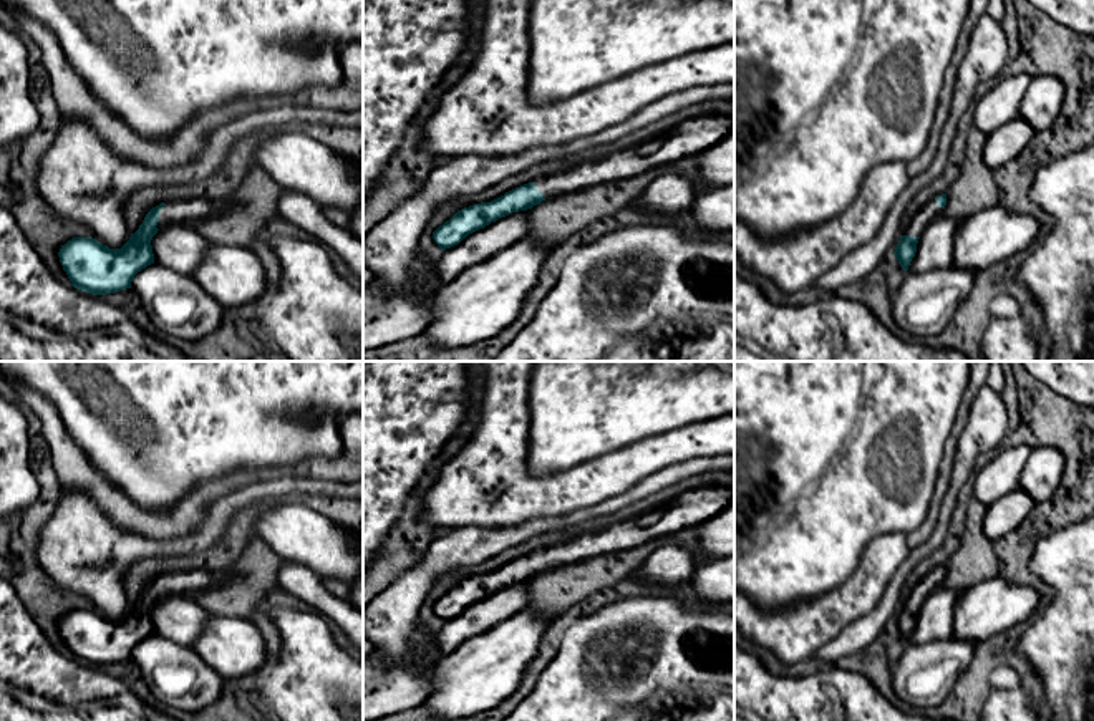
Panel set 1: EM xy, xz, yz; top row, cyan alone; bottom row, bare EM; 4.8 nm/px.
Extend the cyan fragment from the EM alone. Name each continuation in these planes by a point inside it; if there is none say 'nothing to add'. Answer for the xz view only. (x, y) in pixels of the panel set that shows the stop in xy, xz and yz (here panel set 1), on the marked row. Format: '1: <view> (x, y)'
1: xz (695, 135)

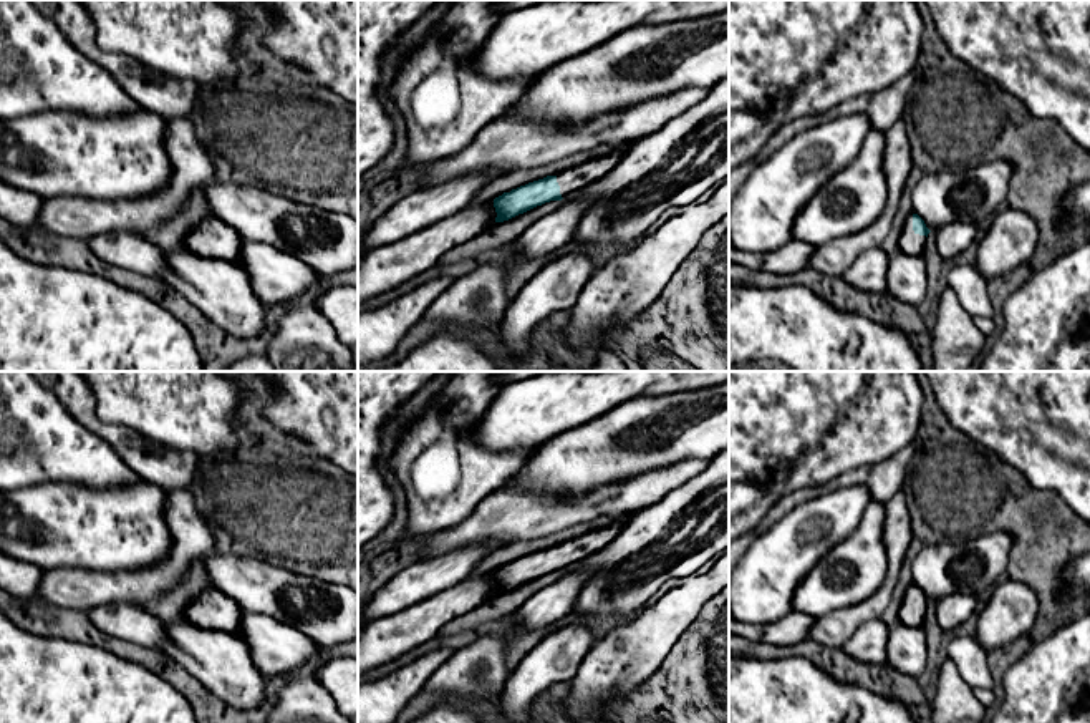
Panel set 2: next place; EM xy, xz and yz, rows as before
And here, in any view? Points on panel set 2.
1: yz (910, 242)

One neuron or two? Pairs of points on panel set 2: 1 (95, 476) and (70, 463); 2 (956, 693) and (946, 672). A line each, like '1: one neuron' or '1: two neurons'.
1: one neuron
2: one neuron

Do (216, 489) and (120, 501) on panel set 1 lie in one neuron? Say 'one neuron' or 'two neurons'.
one neuron

